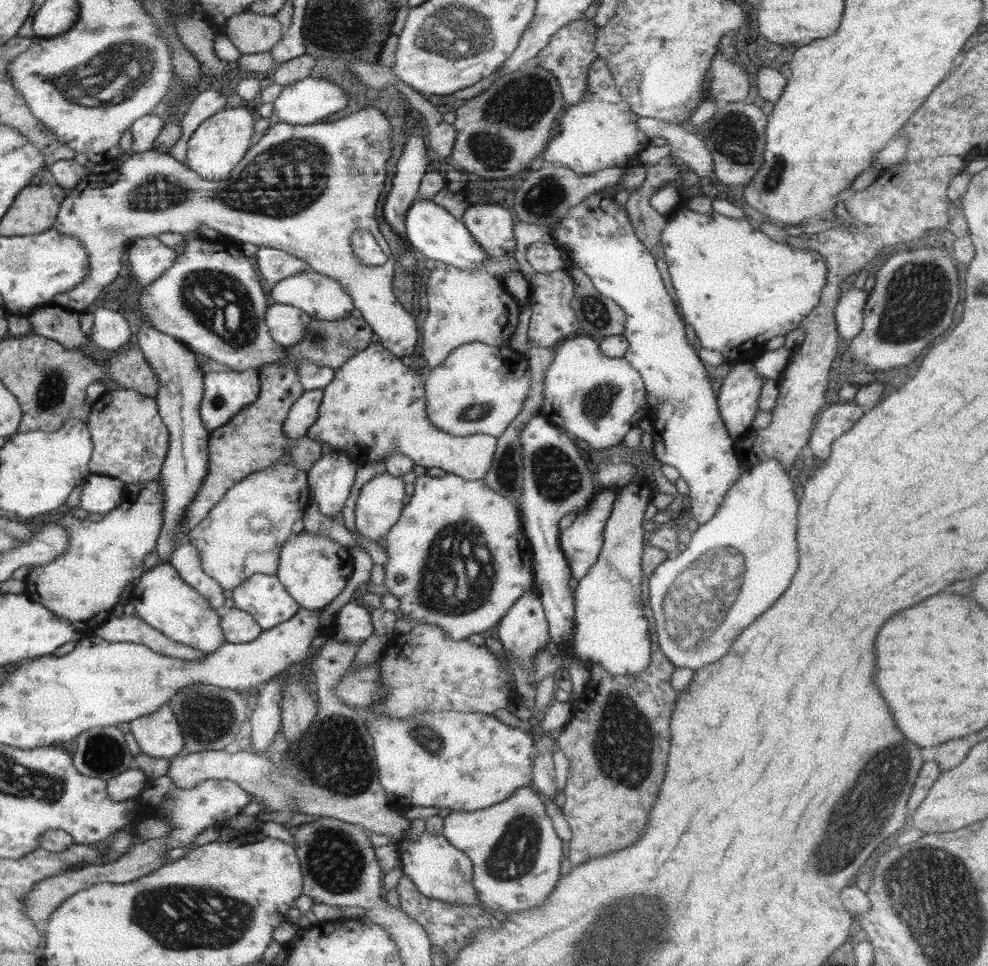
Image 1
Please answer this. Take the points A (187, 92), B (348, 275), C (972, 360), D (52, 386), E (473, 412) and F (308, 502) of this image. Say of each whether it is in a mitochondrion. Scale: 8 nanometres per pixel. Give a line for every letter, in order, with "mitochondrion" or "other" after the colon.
A: other
B: other
C: other
D: mitochondrion
E: mitochondrion
F: other

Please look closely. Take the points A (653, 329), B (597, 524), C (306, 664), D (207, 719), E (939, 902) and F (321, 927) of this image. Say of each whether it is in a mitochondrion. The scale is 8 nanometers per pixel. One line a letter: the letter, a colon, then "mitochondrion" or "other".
A: other
B: other
C: other
D: mitochondrion
E: mitochondrion
F: other

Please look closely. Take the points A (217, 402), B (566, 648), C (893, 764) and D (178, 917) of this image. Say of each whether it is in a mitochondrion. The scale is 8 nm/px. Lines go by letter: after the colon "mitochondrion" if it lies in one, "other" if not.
A: other
B: other
C: mitochondrion
D: mitochondrion

